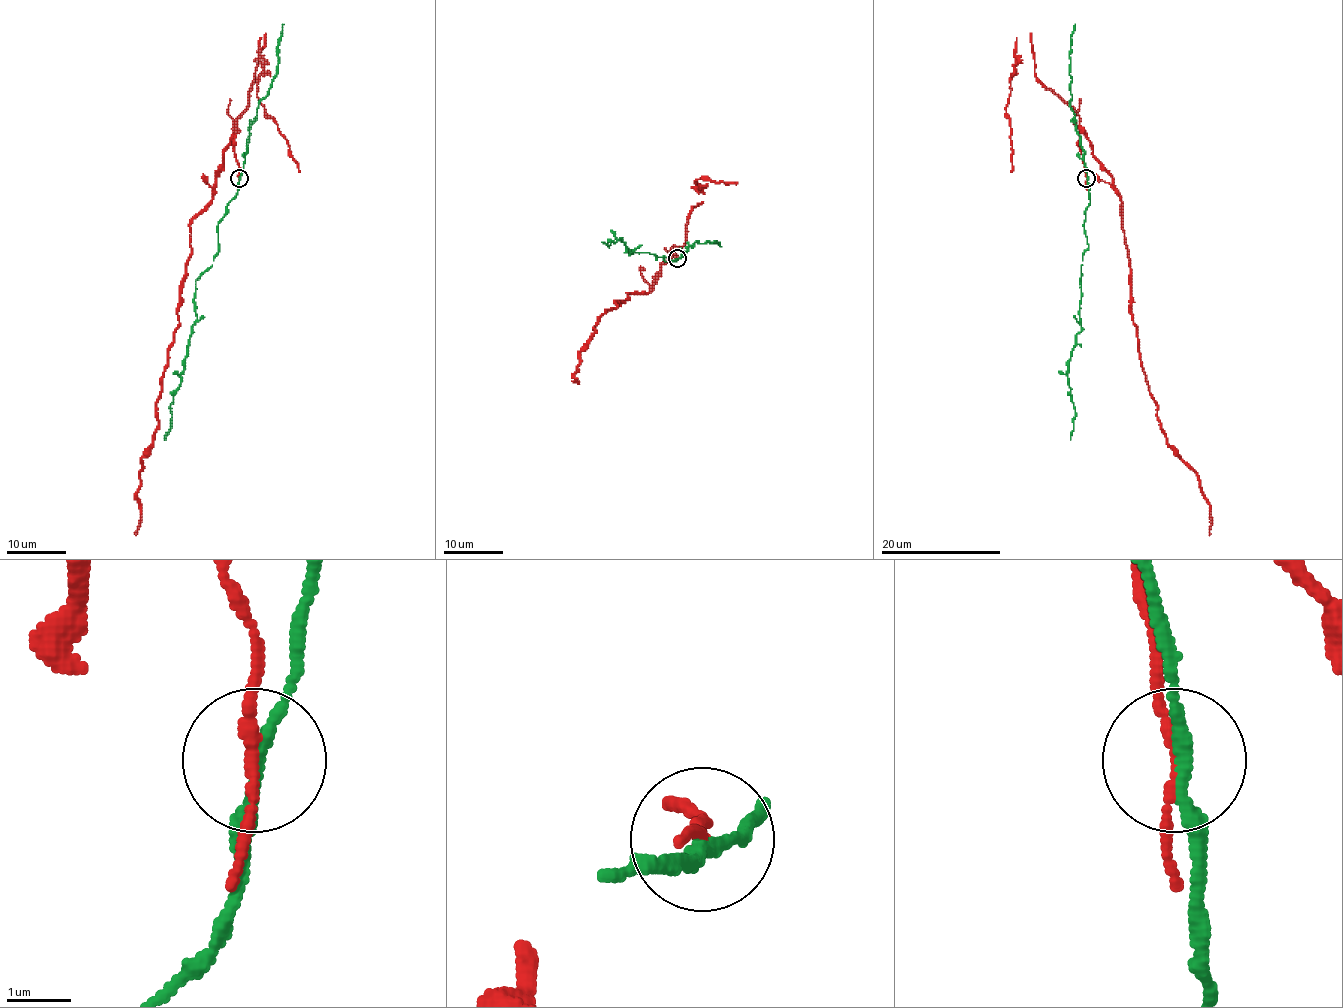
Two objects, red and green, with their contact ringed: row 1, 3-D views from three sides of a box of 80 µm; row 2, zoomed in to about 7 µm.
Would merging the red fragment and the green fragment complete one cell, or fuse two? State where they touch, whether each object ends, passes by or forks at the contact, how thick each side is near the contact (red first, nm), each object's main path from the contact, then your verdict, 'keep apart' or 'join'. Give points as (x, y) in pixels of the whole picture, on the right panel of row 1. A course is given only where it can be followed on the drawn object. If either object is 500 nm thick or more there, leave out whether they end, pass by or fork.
(1086, 178) | red passes by | green passes by | 160/200 nm | red via (1087, 178), (1081, 133), (1112, 178), (1121, 202), (1141, 366), (1166, 444), (1197, 475), (1209, 505), (1209, 535) | green via (1087, 178), (1090, 203), (1084, 224), (1088, 248), (1081, 266), (1081, 326), (1067, 374), (1075, 410), (1070, 439) | keep apart

